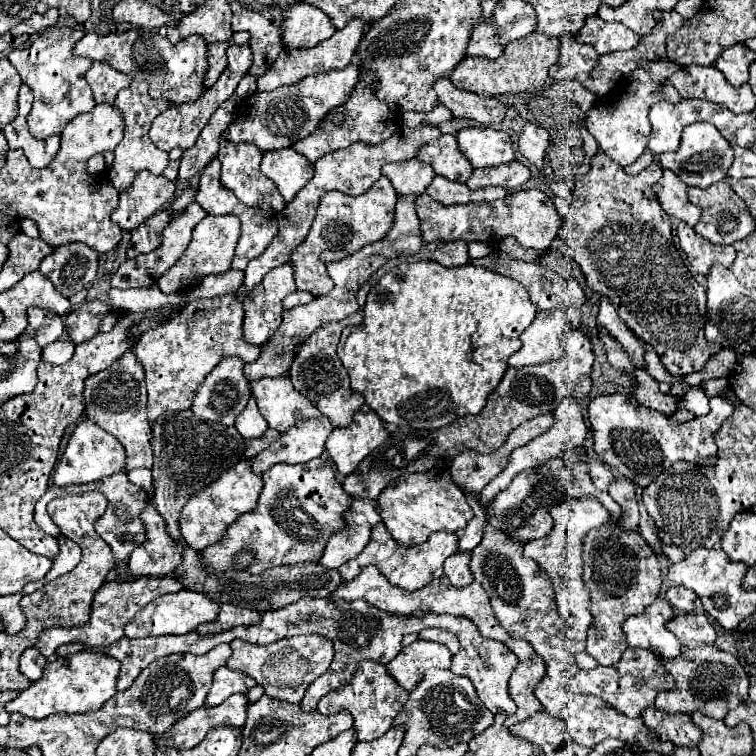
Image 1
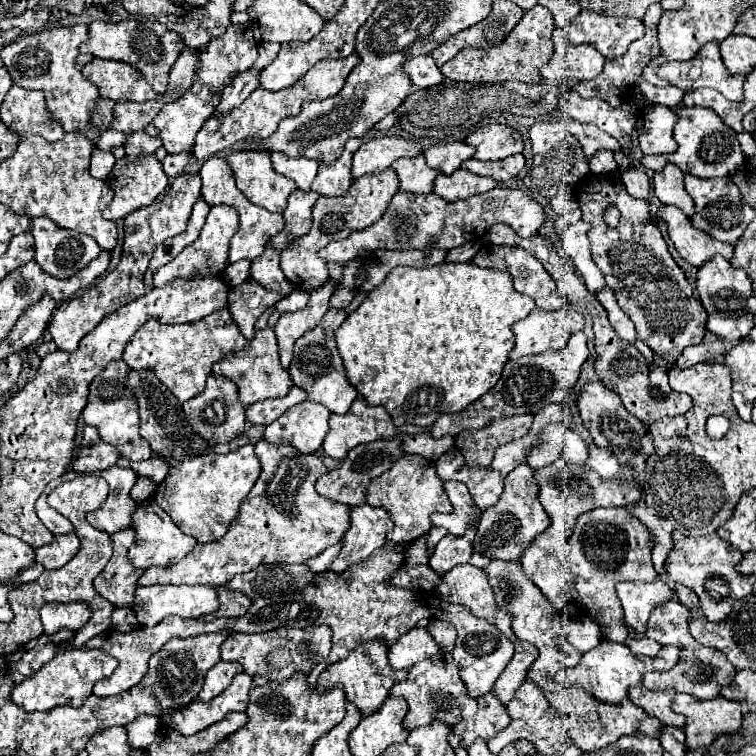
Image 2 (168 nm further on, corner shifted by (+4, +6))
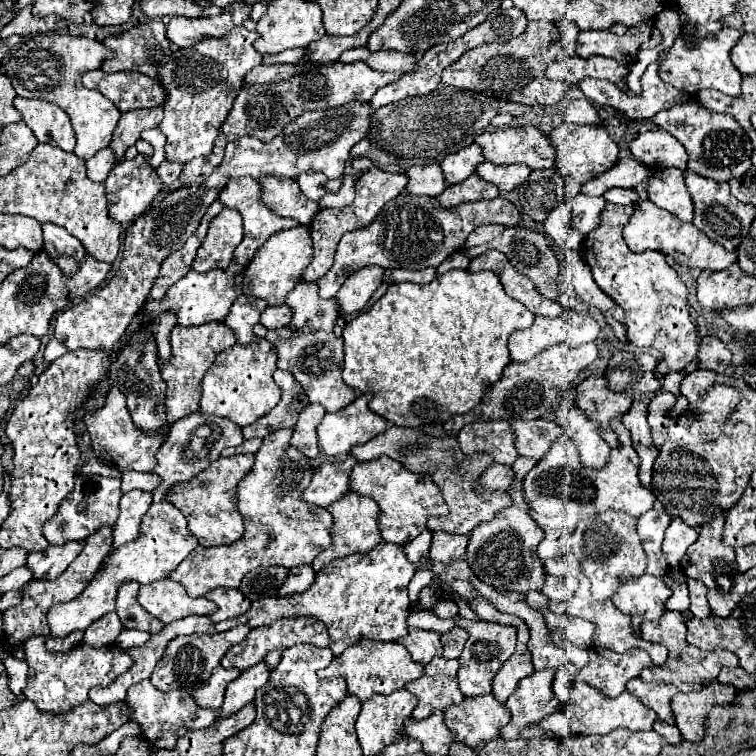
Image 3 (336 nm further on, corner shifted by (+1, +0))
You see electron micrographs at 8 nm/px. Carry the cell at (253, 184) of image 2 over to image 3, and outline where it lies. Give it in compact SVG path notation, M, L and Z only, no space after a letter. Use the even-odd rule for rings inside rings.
M262 174L258 178L262 192L260 198L264 206L268 206L274 214L282 218L294 218L300 224L310 224L314 214L318 212L318 204L310 202L302 190L298 188L298 182L292 178L278 178L272 174Z

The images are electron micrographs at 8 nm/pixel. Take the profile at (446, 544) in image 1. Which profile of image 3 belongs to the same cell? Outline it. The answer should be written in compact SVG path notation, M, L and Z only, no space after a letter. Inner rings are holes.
M350 492L350 494L346 494L342 500L334 502L332 506L328 506L328 512L334 516L332 546L326 548L322 554L318 554L318 558L312 562L312 568L314 568L316 572L320 572L322 568L326 568L326 566L332 564L334 560L348 558L350 554L366 554L366 552L370 552L374 546L378 546L378 544L382 542L380 528L378 528L380 508L376 506L374 500Z

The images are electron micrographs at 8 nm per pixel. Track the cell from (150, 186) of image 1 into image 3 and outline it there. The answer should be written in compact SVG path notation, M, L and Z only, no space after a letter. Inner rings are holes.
M138 154L134 160L124 160L124 162L116 164L112 168L112 172L108 174L104 186L108 190L110 218L120 222L120 224L130 224L136 218L140 218L142 214L146 214L150 210L154 198L164 194L164 184L160 182L160 178L156 174L156 168L150 166L150 162L146 160L144 154Z

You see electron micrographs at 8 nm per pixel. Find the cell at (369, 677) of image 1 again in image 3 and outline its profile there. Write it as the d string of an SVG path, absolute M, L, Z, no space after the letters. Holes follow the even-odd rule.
M362 640L358 644L352 644L336 656L328 668L320 670L320 678L332 678L342 676L348 684L348 694L356 696L360 702L366 702L374 694L390 694L394 690L400 690L406 682L416 680L422 676L424 666L418 666L412 662L410 654L406 654L406 648L398 642L378 642L378 640Z

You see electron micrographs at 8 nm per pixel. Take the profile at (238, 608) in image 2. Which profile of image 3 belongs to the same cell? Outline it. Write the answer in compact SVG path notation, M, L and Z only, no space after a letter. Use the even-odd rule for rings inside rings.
M218 588L218 590L212 590L210 594L206 594L206 598L212 600L218 606L218 610L210 616L210 620L214 624L222 622L226 618L234 618L234 616L240 616L240 614L246 614L250 610L250 600L240 590Z

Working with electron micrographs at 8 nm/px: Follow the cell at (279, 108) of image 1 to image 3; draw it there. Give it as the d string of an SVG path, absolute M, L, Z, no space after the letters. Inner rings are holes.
M336 62L330 66L308 66L298 76L292 76L286 82L270 82L266 86L244 86L238 94L238 98L234 100L234 106L232 106L228 118L220 126L220 134L214 142L212 154L208 158L202 158L202 162L192 160L192 162L184 164L184 170L180 174L180 184L182 186L184 184L186 186L202 184L214 172L214 168L222 162L224 148L228 142L234 142L246 134L260 138L260 140L272 140L274 136L278 136L284 130L284 126L288 122L296 120L302 112L324 110L324 108L340 106L350 100L368 102L378 88L382 88L398 78L400 78L400 74L376 72L362 62L352 62L352 64Z

